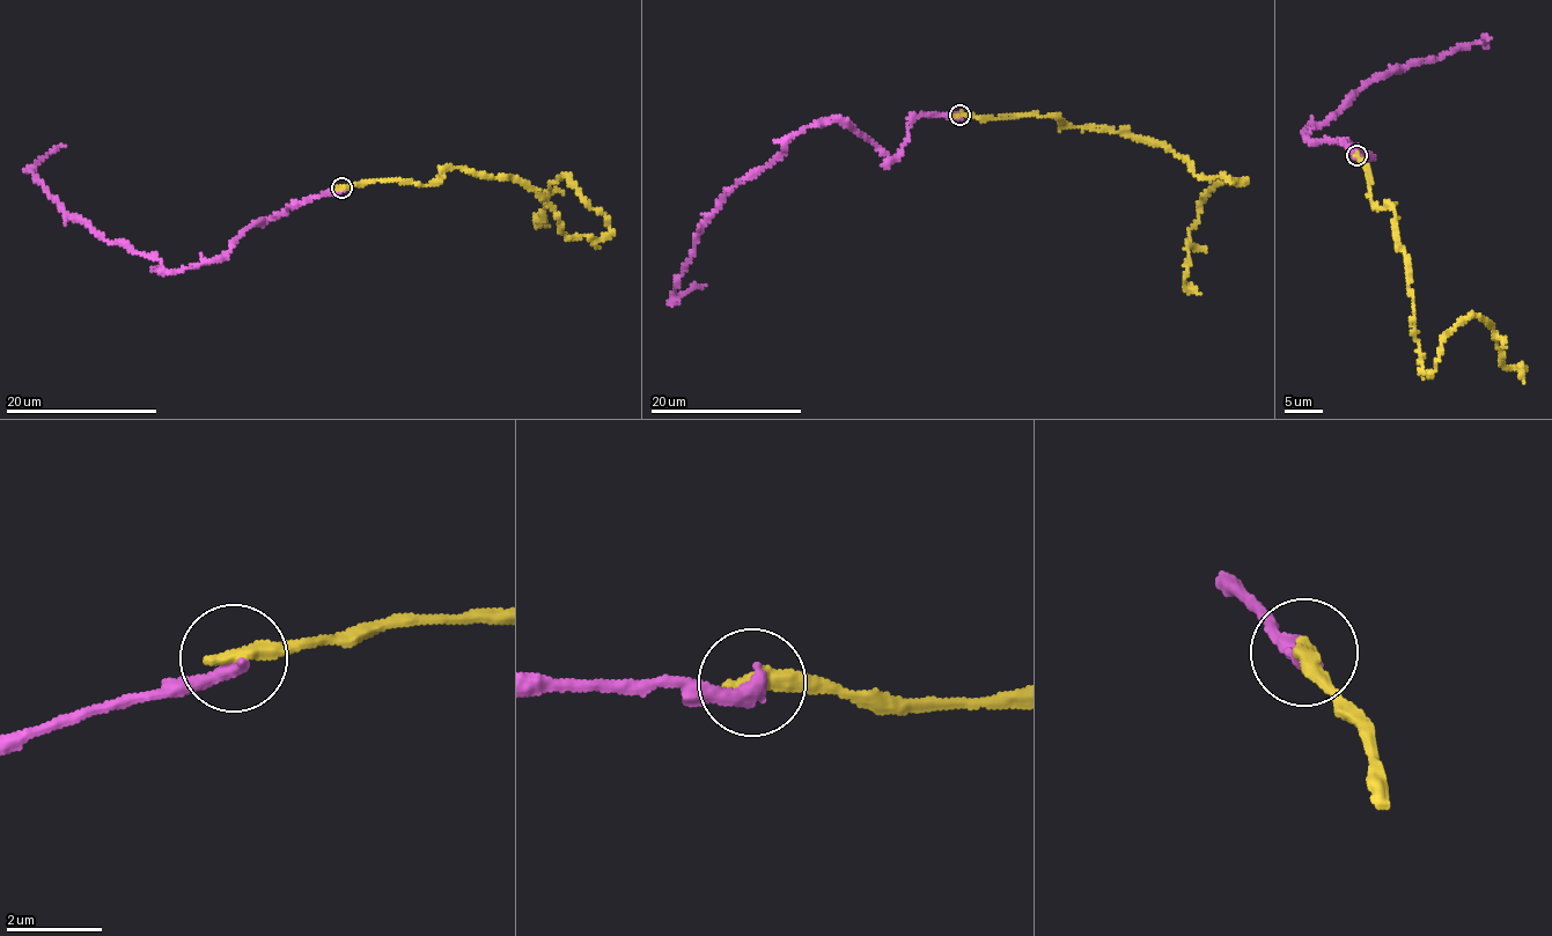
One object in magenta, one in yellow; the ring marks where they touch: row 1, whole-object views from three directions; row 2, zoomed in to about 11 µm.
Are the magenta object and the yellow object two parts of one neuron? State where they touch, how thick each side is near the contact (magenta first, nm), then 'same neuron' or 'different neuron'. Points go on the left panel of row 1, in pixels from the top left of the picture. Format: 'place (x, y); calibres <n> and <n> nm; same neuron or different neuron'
place (341, 188); calibres 400 and 380 nm; different neuron

